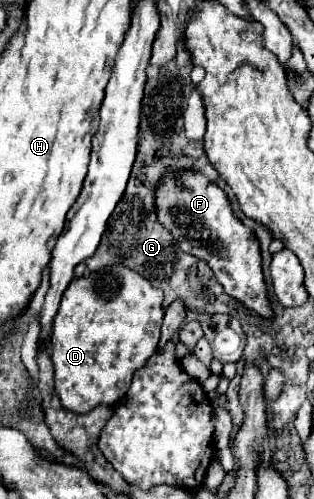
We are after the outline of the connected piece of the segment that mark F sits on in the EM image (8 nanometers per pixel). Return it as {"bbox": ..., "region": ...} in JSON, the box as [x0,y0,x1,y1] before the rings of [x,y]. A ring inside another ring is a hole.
{"bbox":[155,171,271,317],"region":[[[187,171],[183,181],[175,181],[167,175],[163,185],[159,185],[159,201],[155,201],[155,205],[159,221],[171,229],[181,251],[205,259],[229,297],[241,301],[261,317],[271,317],[271,303],[267,299],[267,287],[261,271],[259,243],[253,231],[233,215],[229,199],[221,187],[193,171]]]}

